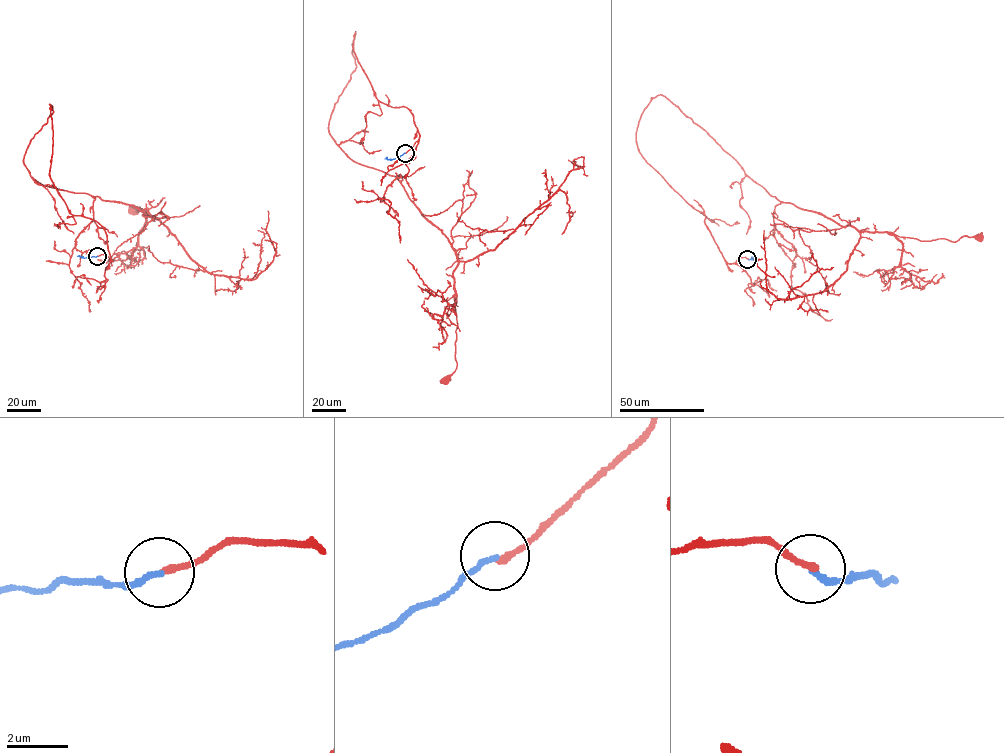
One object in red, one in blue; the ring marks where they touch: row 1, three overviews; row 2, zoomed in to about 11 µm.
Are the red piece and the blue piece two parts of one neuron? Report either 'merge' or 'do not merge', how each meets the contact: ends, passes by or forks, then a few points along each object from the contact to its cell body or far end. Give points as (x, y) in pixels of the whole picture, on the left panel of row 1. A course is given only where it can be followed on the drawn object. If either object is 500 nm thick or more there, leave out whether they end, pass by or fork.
merge | red ends | blue ends | red via (97, 256), (112, 260), (104, 228), (70, 213), (50, 177), (49, 104), (30, 176), (132, 210) | blue via (97, 256), (78, 255)

